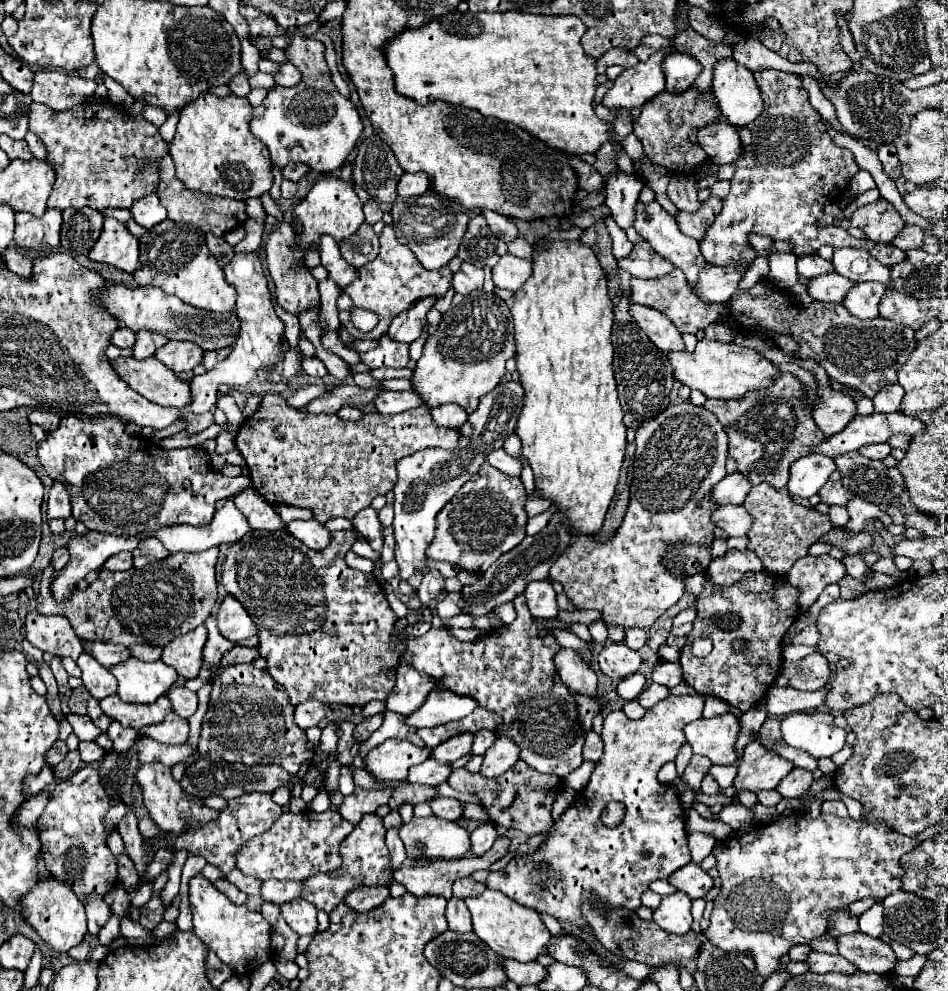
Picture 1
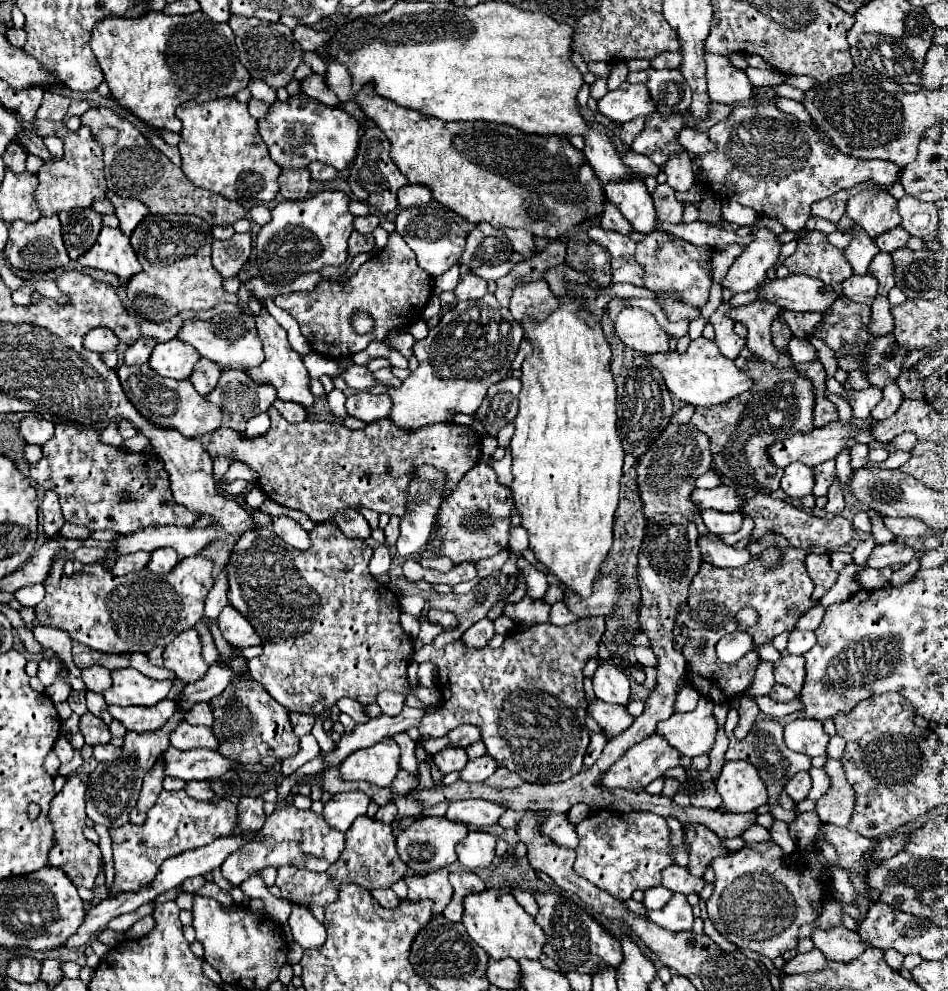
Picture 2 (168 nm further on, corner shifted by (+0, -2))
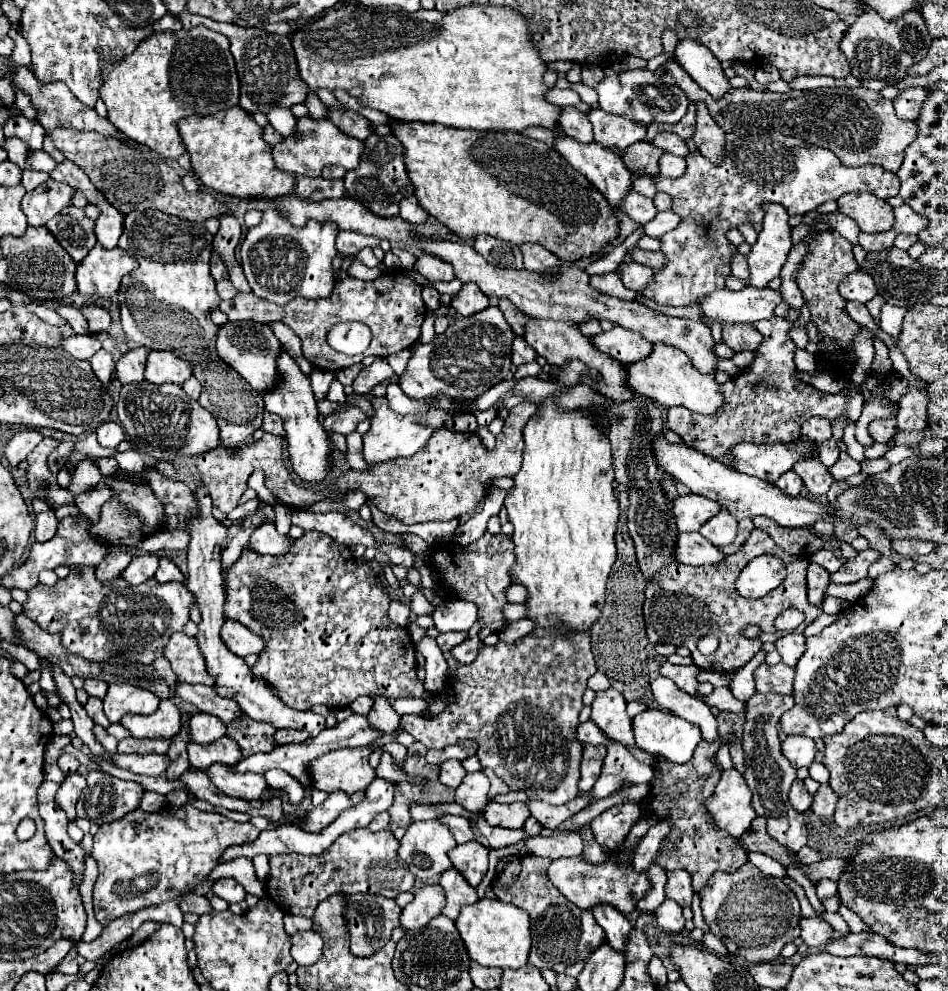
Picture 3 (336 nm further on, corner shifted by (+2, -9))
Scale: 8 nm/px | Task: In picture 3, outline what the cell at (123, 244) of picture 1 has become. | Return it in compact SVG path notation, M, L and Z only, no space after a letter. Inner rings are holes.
M95 245L77 265L77 289L89 299L109 299L117 293L121 277L133 269L137 269L137 259L129 253Z

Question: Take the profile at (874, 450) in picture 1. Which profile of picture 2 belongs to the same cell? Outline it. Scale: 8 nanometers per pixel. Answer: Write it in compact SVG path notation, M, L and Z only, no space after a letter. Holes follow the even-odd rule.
M855 444L855 446L851 446L849 454L851 454L851 466L853 468L867 466L867 462L869 462L869 446L867 444Z

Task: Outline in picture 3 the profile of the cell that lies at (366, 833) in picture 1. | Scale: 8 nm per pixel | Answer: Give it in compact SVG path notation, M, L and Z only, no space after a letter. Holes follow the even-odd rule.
M355 829L339 837L325 853L317 857L285 855L269 857L271 873L265 881L265 895L283 911L293 915L311 917L321 901L329 895L343 893L381 893L383 897L395 899L403 891L411 891L415 877L409 873L405 861L397 855L399 841L391 831L371 833L369 829Z

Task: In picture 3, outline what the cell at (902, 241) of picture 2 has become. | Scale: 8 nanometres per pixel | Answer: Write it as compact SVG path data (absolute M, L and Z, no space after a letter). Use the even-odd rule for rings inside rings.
M889 229L889 231L883 231L883 233L859 233L859 245L865 249L865 251L877 251L877 249L887 249L893 245L893 239L895 239L895 231Z

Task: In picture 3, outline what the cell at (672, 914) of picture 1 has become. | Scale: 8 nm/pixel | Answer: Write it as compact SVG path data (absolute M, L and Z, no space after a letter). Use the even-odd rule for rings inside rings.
M667 899L657 911L655 911L655 923L665 933L681 933L685 929L685 917L681 913L681 907Z

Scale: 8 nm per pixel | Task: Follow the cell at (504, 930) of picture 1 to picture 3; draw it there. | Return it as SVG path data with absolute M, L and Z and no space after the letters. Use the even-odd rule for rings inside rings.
M481 899L461 909L455 927L465 943L469 957L479 965L519 969L527 963L531 949L531 931L529 931L529 915L523 909L495 899Z

